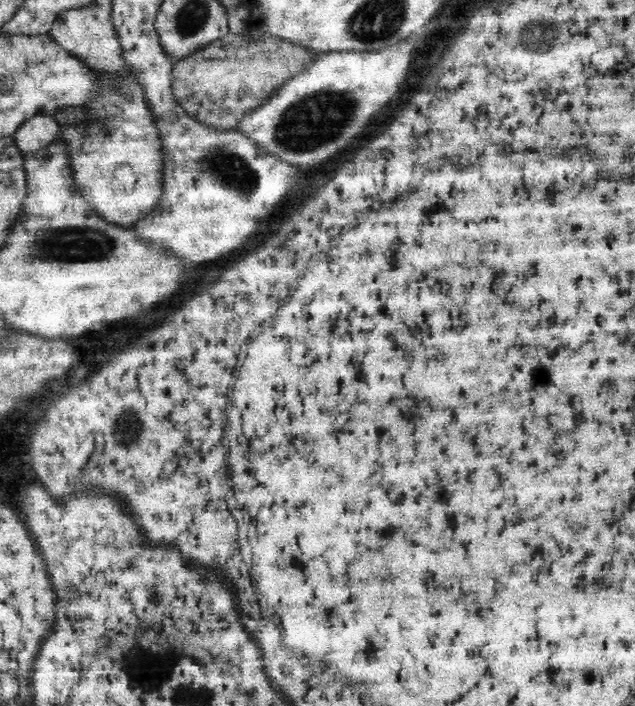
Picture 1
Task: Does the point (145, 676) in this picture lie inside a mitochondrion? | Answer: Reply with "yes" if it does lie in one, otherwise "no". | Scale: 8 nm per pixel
no

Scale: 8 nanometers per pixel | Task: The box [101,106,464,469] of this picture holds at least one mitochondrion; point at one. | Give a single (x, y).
(232, 170)

